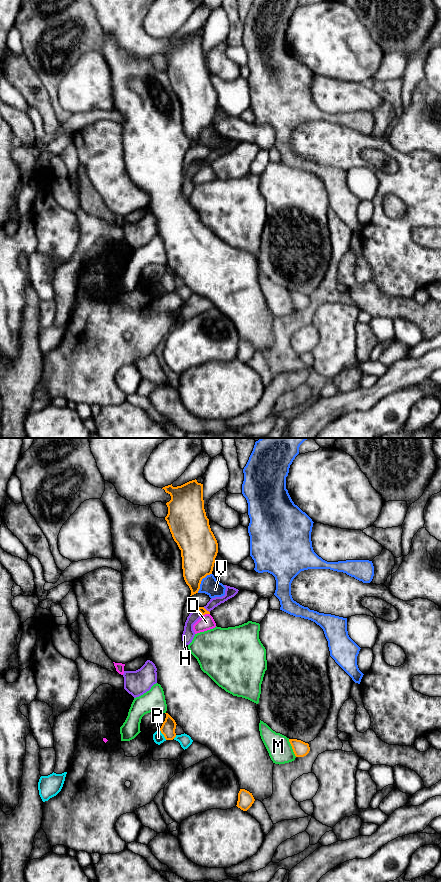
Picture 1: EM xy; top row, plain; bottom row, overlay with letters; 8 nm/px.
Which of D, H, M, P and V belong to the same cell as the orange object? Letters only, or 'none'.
none

